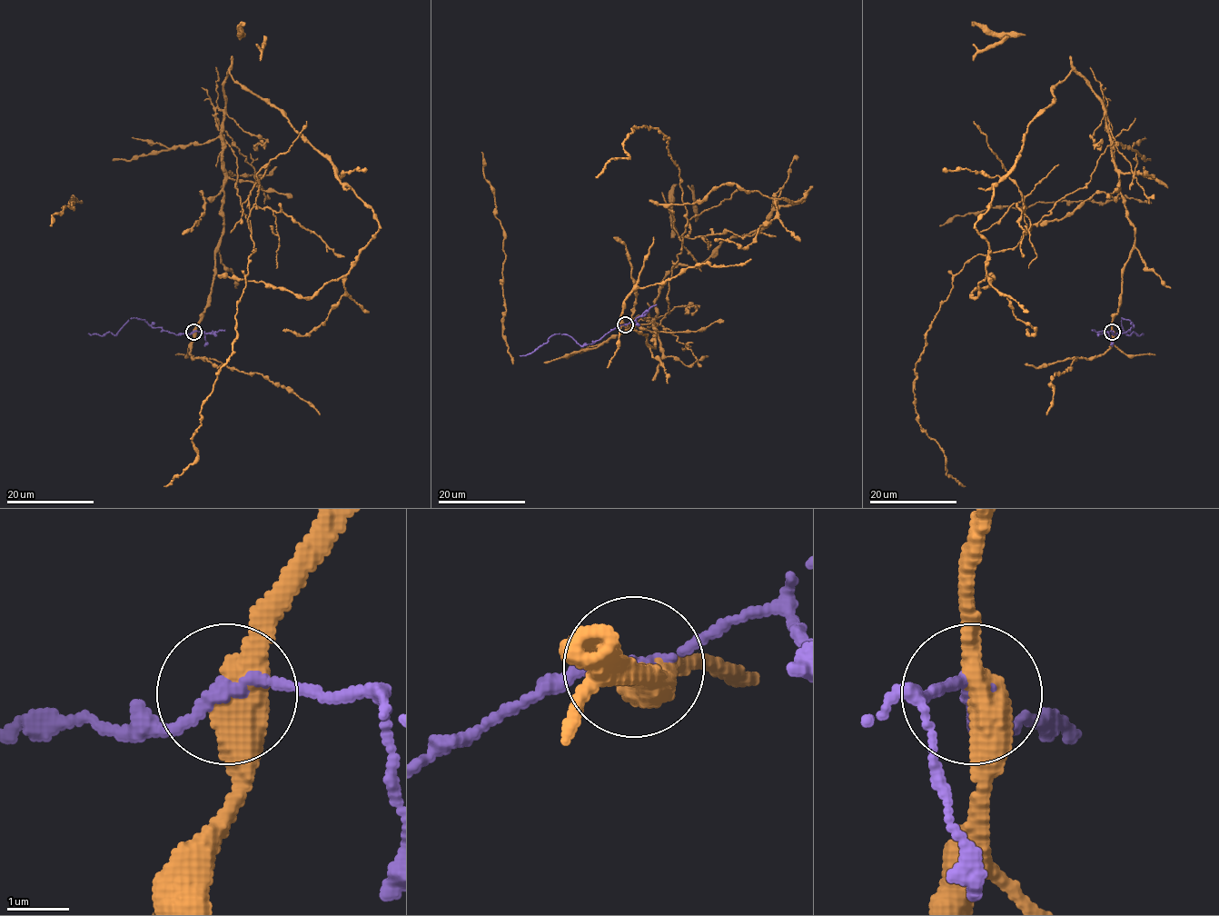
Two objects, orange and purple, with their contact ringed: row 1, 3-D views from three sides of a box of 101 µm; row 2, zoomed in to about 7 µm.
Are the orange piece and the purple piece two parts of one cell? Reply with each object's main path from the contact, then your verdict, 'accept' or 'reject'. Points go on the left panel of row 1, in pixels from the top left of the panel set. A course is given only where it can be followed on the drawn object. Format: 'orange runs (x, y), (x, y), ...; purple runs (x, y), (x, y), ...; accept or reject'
orange runs (193, 332), (222, 228), (229, 71), (280, 111), (380, 224), (347, 273), (311, 296), (218, 274); purple runs (193, 332), (175, 334), (136, 317), (130, 318), (115, 334), (88, 333); reject

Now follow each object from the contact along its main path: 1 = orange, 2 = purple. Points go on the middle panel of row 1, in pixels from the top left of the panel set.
1: (624, 324), (654, 347), (661, 281), (757, 233), (811, 188), (792, 201), (735, 184), (693, 204), (649, 200)
2: (624, 324), (591, 343), (582, 346), (568, 335), (552, 335), (533, 352), (520, 355)

